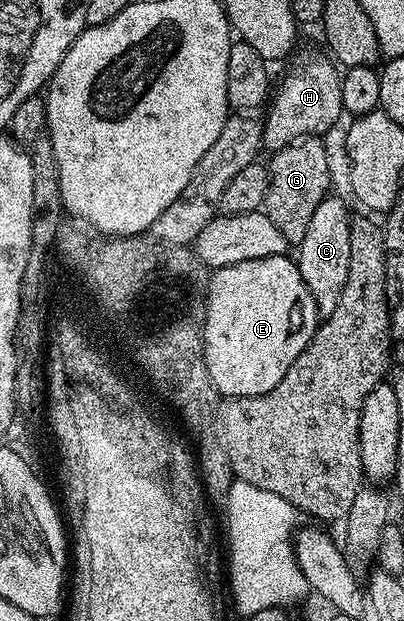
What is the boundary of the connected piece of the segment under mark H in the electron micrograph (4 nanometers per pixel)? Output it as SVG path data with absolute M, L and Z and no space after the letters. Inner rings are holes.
M331 57L312 58L309 62L304 62L301 66L296 66L284 79L280 82L280 87L275 87L274 93L270 98L270 105L267 107L268 119L262 122L262 146L265 151L275 152L286 148L292 142L297 142L300 138L309 136L327 135L327 130L332 130L339 120L340 114L345 113L342 104L342 77L341 71L338 69L337 63Z

